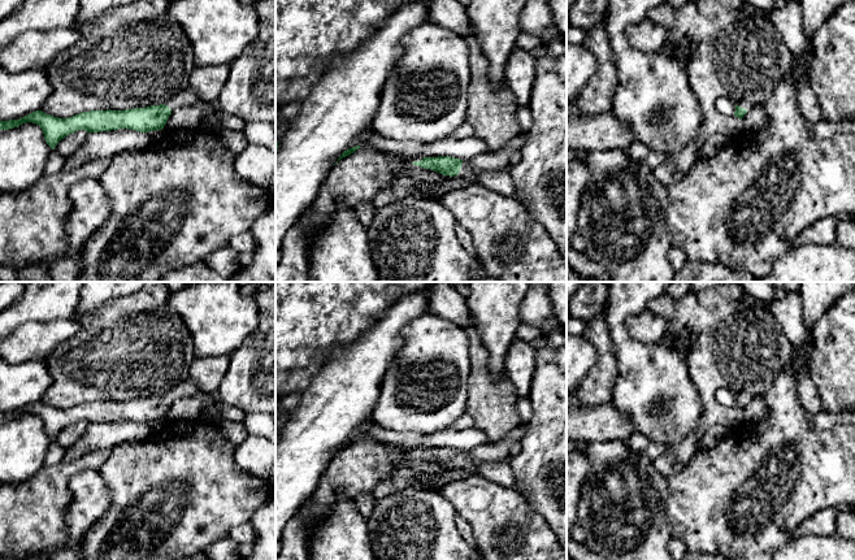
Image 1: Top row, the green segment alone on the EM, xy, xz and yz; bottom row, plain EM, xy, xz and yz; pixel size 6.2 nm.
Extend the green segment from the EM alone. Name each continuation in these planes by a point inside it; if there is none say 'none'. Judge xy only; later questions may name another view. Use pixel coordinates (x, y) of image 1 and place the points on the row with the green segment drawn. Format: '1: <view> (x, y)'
1: xy (186, 98)

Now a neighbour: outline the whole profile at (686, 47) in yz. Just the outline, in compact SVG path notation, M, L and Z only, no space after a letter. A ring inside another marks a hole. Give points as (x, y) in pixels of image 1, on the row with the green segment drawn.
M686 36L682 40L677 43L677 48L673 48L673 44L670 40L665 44L664 52L670 56L677 58L682 65L694 56L696 51L696 43L694 39Z

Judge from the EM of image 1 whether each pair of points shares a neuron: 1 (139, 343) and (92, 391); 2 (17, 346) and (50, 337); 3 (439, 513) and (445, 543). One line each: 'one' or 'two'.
1: one
2: one
3: one

